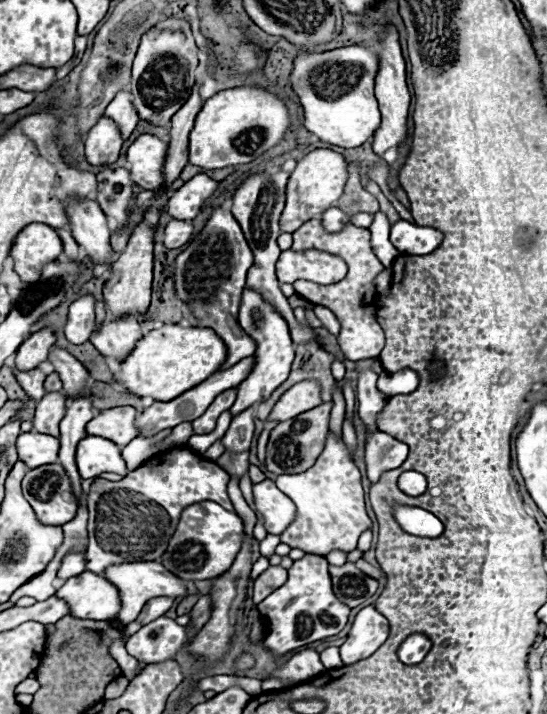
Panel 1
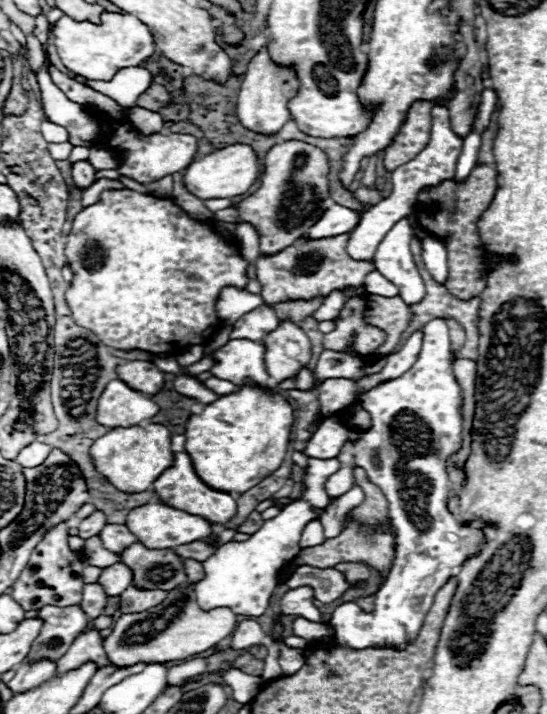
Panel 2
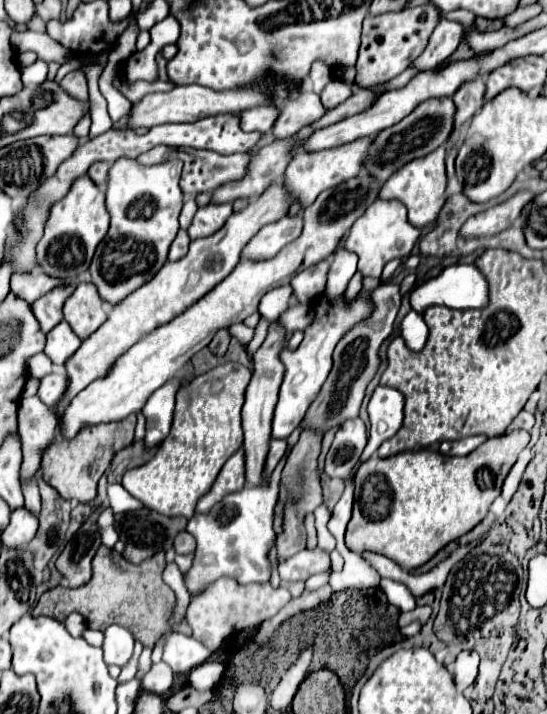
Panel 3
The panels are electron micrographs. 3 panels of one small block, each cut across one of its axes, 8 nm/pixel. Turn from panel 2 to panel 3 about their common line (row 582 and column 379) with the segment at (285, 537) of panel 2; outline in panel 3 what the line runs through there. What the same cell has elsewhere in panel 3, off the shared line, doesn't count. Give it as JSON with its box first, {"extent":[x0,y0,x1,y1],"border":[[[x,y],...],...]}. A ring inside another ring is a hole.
{"extent":[346,198,420,278],"border":[[[376,198],[376,202],[372,202],[366,208],[366,212],[354,222],[354,226],[346,238],[346,248],[358,254],[358,258],[360,258],[358,270],[364,276],[380,278],[386,262],[390,262],[394,258],[406,258],[410,254],[412,246],[416,244],[418,236],[420,236],[420,230],[408,224],[406,206],[402,202]]]}

